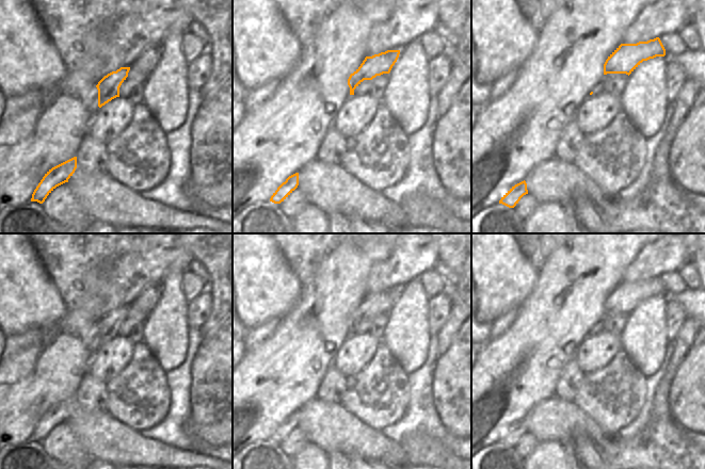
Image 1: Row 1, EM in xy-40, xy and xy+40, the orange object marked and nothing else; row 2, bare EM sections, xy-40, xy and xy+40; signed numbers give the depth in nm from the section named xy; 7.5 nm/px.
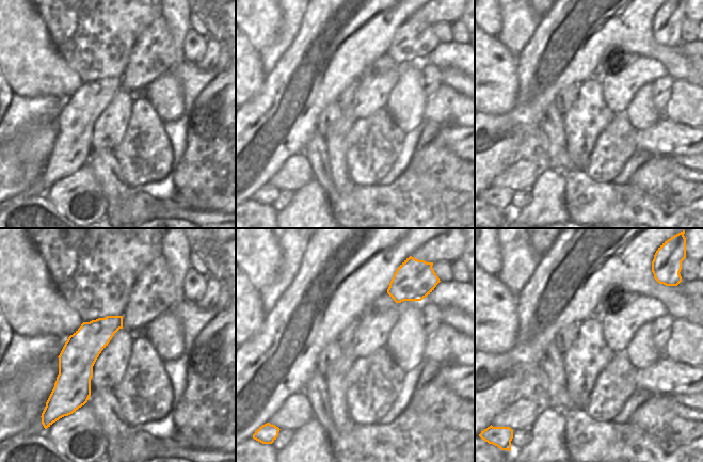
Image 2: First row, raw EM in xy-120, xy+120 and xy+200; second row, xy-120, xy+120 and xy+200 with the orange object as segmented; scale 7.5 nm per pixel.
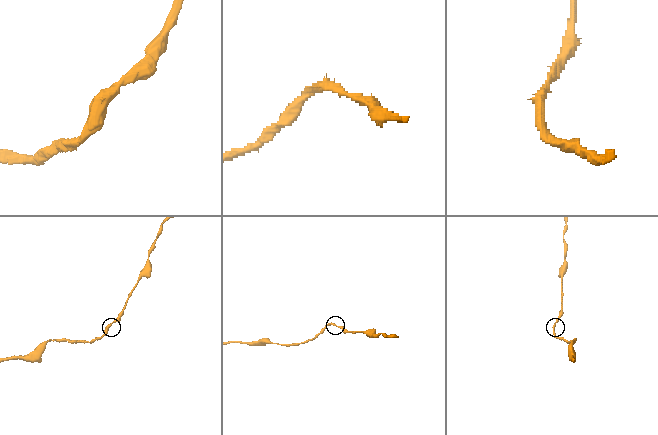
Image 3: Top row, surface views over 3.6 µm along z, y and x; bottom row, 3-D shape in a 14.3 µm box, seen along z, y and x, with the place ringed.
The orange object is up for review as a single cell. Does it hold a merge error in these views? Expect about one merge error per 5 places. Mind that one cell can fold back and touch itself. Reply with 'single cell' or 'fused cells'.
single cell

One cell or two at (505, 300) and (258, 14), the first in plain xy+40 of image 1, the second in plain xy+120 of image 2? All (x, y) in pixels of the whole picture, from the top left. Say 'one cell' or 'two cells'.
one cell

